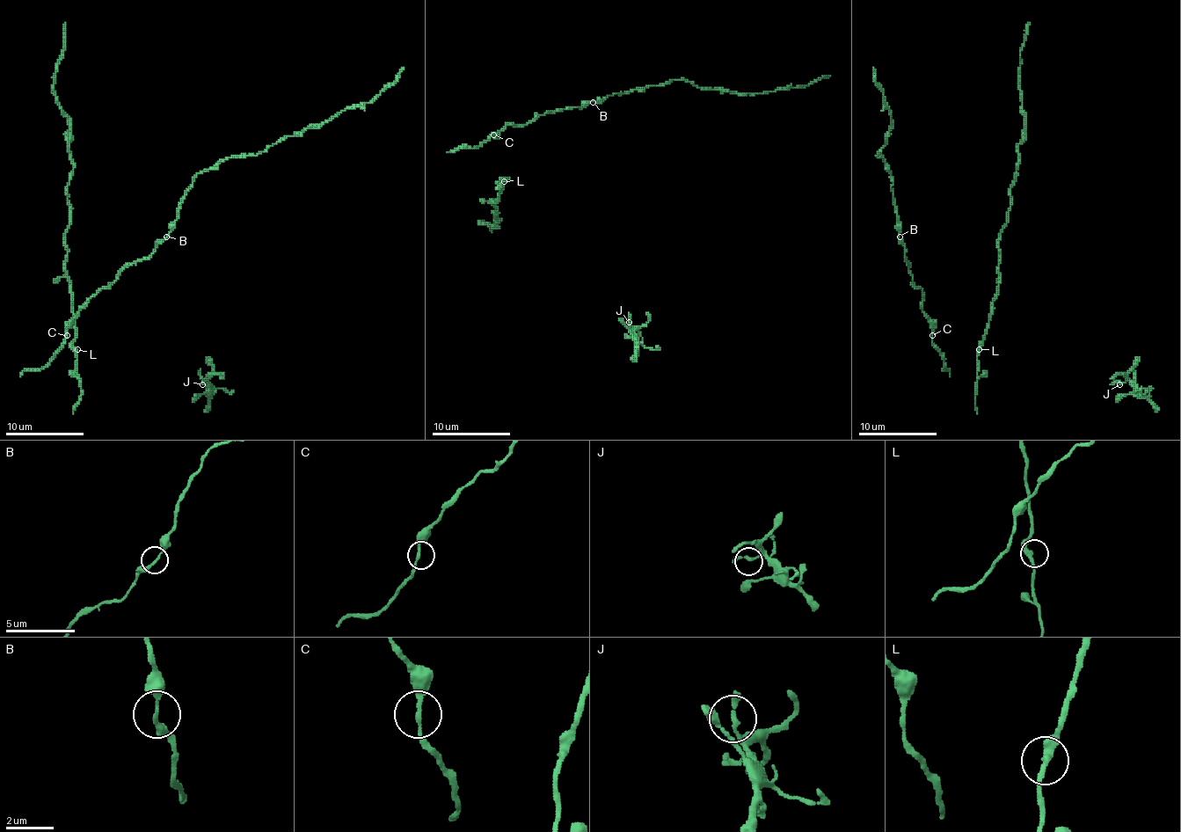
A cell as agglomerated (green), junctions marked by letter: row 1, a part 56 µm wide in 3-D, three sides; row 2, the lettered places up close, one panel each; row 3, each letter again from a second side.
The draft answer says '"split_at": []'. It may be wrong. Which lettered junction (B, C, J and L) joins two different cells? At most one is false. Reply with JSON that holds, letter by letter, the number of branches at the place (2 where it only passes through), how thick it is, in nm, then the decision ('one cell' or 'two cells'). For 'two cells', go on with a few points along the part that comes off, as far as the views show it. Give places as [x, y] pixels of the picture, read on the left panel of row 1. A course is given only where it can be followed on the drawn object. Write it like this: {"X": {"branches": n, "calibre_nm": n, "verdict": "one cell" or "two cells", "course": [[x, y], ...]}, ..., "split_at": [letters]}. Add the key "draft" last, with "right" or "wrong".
{"B": {"branches": 2, "calibre_nm": 180, "verdict": "one cell"}, "C": {"branches": 2, "calibre_nm": 200, "verdict": "one cell"}, "J": {"branches": 2, "calibre_nm": 180, "verdict": "one cell"}, "L": {"branches": 2, "calibre_nm": 320, "verdict": "one cell"}, "split_at": [], "draft": "right"}

